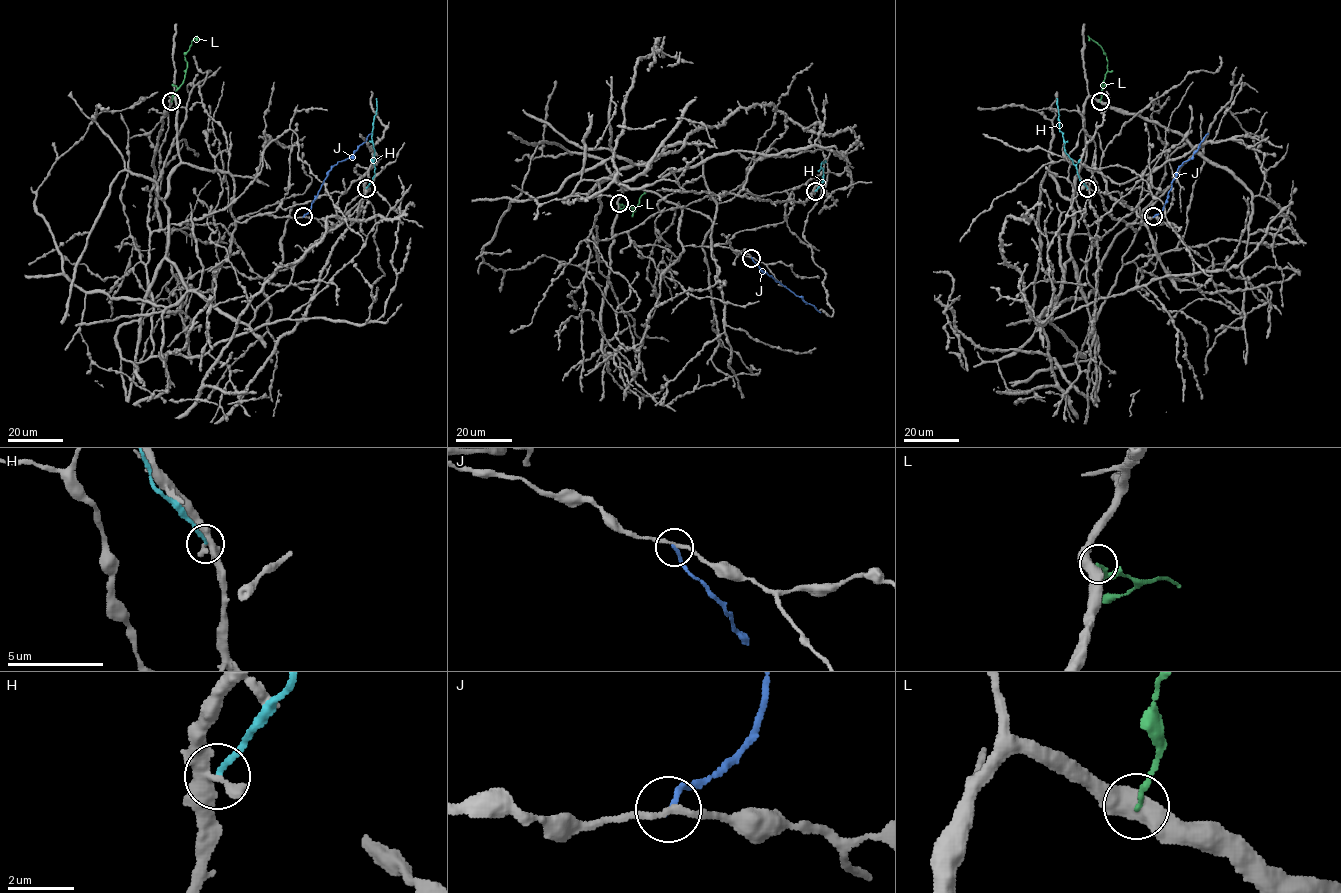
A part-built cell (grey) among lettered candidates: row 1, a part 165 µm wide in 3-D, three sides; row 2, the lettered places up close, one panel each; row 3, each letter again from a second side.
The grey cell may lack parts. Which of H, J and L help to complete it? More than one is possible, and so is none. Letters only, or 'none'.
none

